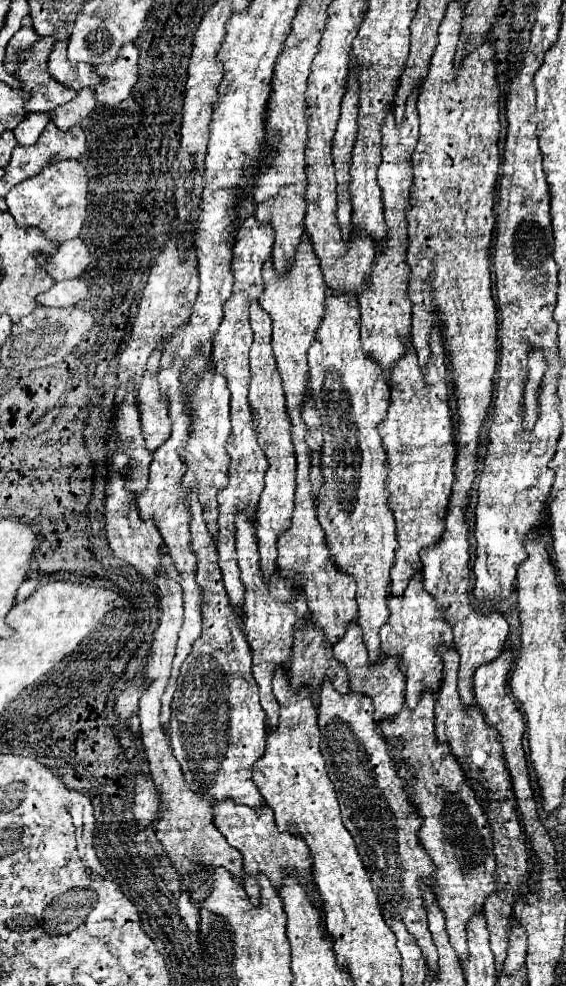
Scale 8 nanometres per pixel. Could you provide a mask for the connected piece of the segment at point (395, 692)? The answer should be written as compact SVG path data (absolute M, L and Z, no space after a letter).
M355 621L349 625L345 637L337 645L333 645L333 657L341 661L341 665L345 665L347 675L349 675L349 689L353 693L363 693L371 697L373 717L377 723L383 719L393 719L401 711L403 701L405 701L405 677L397 669L397 661L393 657L379 657L379 661L371 665L367 659L367 649L363 645L361 629L355 625Z

